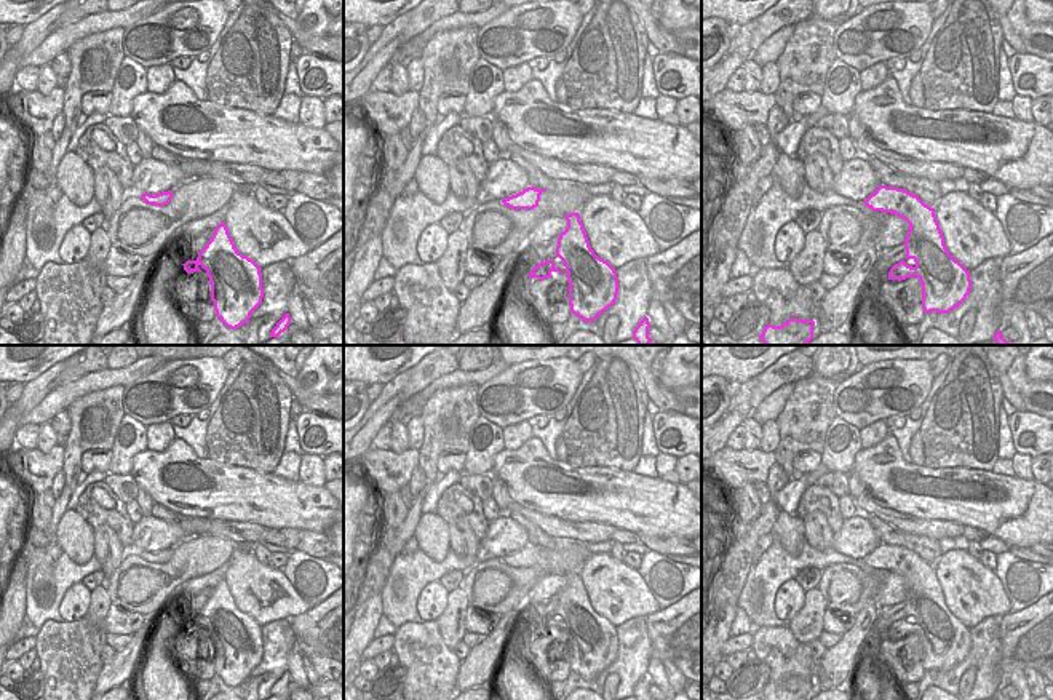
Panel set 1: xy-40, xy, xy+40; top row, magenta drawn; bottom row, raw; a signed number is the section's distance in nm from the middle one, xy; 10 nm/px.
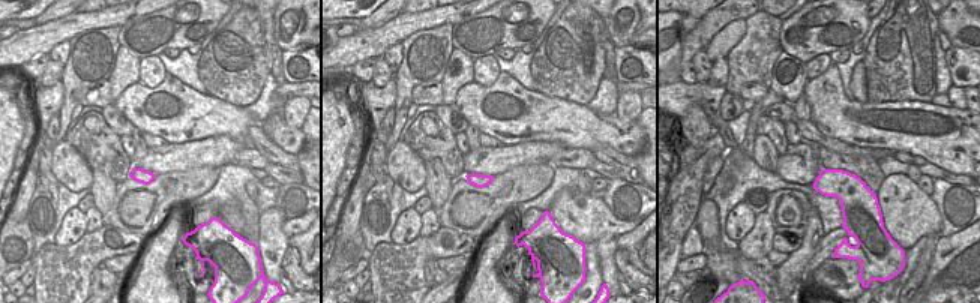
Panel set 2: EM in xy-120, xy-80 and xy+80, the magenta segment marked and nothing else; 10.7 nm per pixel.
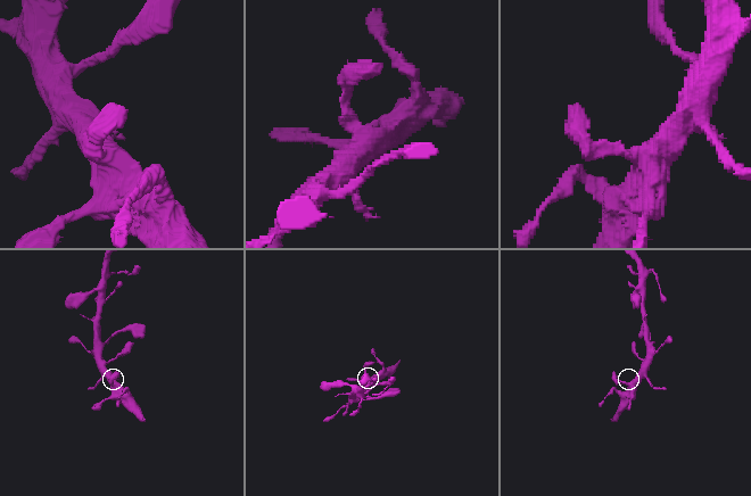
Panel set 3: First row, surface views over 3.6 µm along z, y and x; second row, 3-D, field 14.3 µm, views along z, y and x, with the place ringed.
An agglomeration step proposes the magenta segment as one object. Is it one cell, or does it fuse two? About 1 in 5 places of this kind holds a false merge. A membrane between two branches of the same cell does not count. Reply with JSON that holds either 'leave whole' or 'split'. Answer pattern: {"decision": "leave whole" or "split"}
{"decision": "leave whole"}

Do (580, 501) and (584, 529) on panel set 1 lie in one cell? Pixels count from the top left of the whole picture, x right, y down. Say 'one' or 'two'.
two

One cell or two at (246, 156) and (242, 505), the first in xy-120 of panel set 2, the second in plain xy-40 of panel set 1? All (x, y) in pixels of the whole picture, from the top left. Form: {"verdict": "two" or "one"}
{"verdict": "two"}

